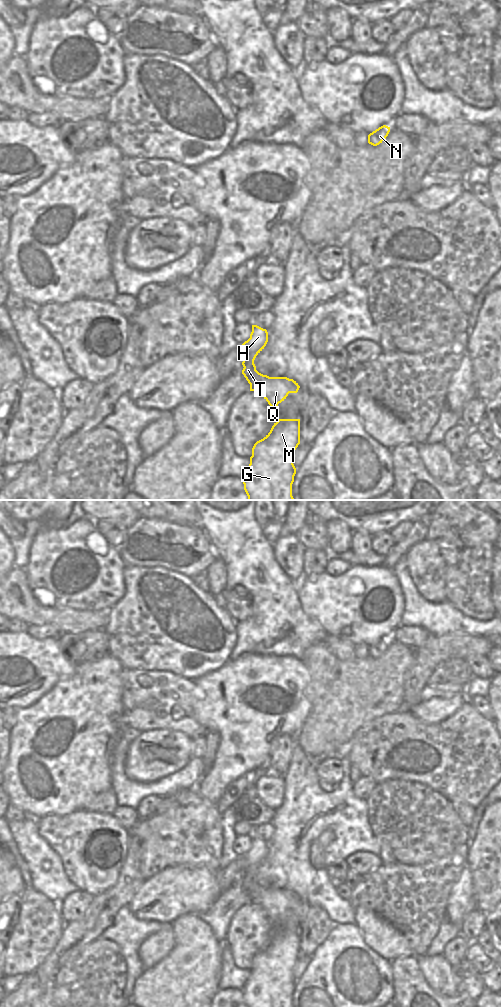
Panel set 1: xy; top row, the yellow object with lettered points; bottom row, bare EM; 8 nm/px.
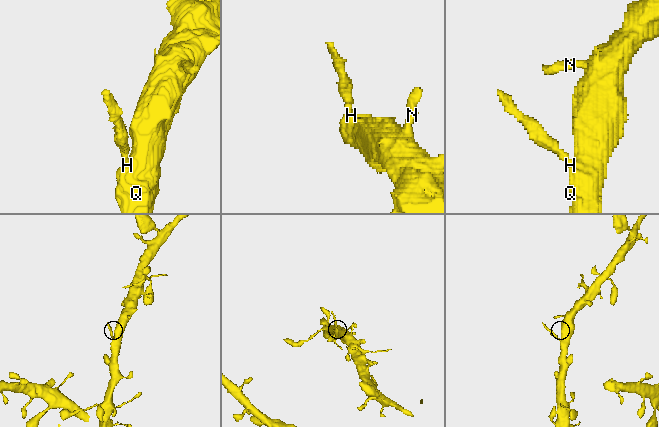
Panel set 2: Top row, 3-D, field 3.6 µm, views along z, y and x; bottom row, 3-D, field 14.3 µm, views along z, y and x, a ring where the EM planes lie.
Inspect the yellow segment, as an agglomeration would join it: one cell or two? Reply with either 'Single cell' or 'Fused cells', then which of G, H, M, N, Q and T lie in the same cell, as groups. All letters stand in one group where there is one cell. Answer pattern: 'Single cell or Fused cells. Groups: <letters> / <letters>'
Single cell. Groups: G H M N Q T

